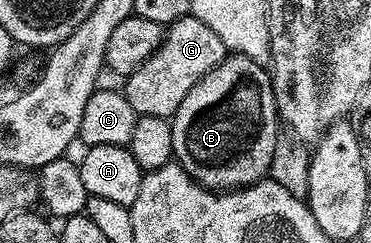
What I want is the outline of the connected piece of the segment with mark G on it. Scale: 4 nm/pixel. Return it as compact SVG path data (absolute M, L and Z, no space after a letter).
M194 16L179 18L164 31L160 47L132 74L127 75L122 92L130 100L130 108L139 116L158 116L171 119L178 104L186 100L186 92L202 80L226 56L222 40L202 20Z

